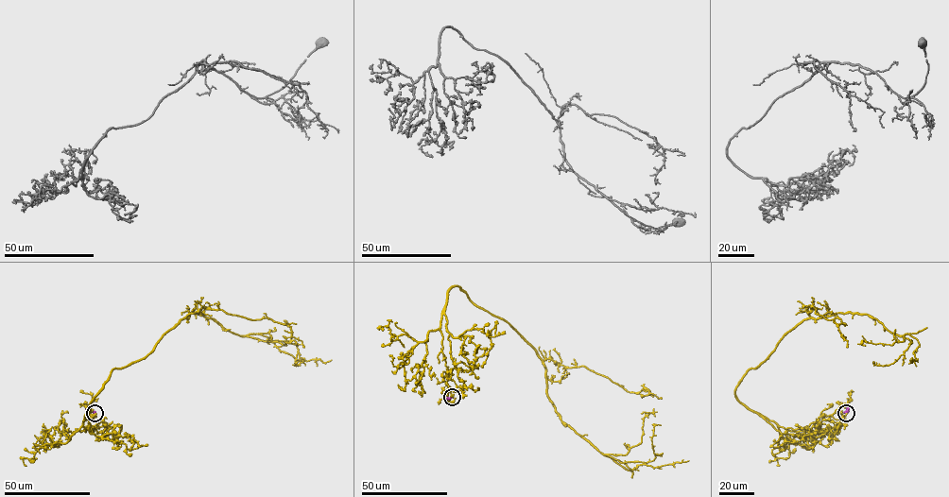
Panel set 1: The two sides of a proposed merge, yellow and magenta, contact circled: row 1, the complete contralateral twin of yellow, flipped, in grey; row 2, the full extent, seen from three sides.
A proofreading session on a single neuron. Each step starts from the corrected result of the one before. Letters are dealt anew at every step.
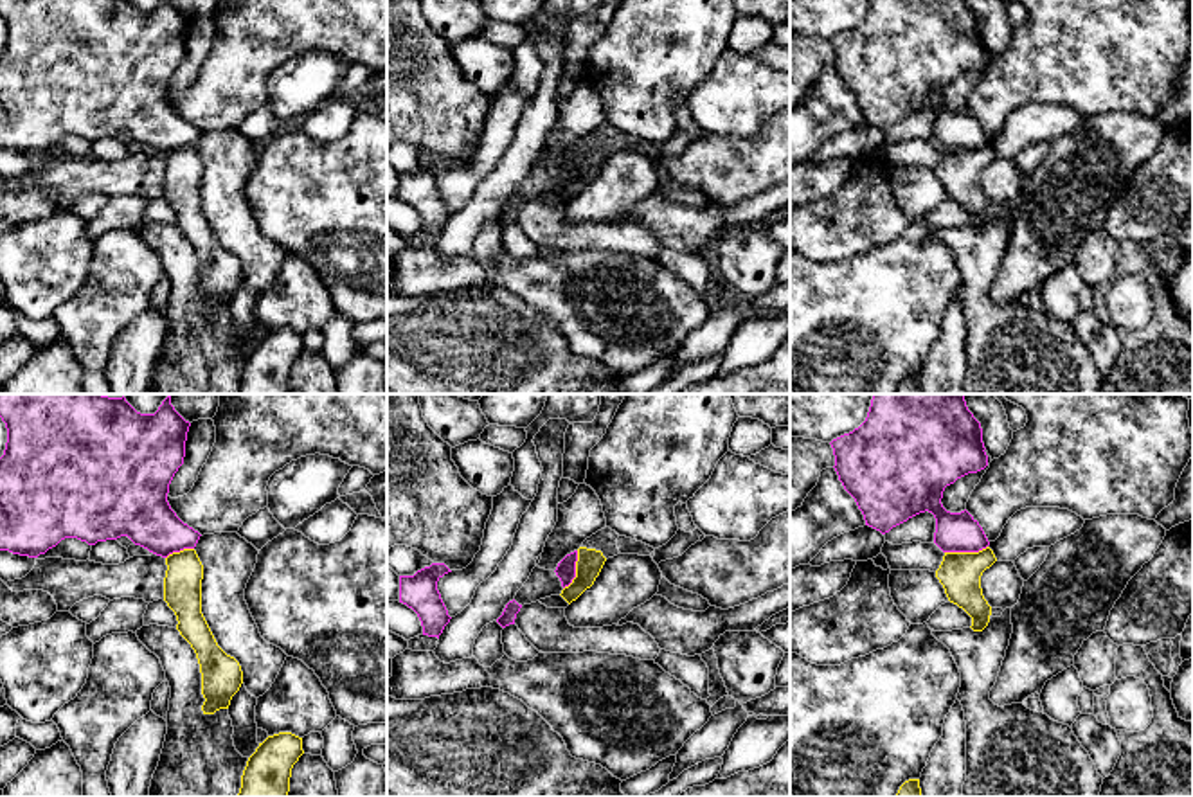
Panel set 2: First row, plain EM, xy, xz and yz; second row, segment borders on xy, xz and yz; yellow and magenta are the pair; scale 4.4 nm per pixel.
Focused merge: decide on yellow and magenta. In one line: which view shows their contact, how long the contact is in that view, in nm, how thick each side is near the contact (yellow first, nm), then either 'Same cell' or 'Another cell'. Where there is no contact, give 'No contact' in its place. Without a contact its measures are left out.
Touches yellow in yz. Shared border 190 nm. Thickness 190 nm (yellow) against 180 nm. Another cell

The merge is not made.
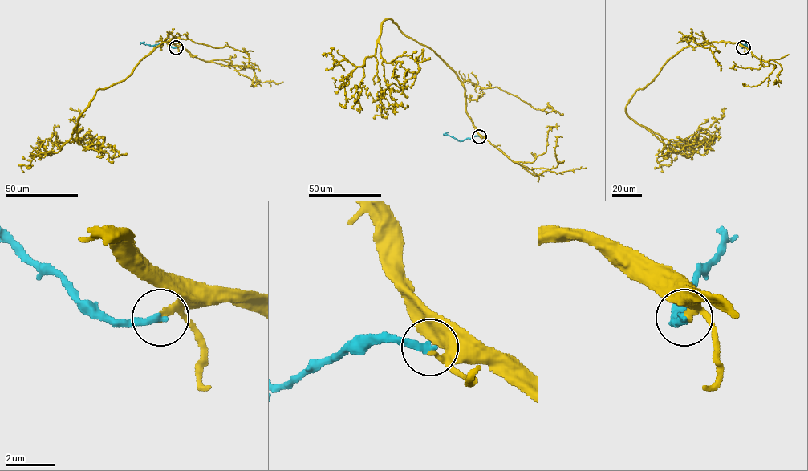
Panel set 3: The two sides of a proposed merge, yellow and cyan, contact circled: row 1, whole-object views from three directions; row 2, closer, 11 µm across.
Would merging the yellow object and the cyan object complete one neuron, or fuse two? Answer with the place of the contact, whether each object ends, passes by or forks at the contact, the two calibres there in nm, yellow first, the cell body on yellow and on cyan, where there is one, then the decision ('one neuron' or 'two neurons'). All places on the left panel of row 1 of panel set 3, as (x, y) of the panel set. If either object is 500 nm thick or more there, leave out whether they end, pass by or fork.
place (176, 47); yellow passes by; cyan ends; calibres 180 and 320 nm; soma yellow none; soma cyan none; one neuron

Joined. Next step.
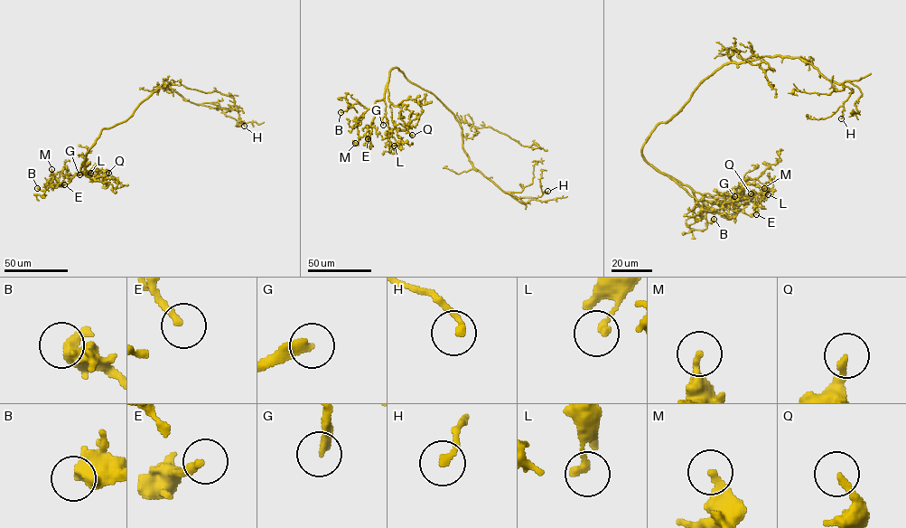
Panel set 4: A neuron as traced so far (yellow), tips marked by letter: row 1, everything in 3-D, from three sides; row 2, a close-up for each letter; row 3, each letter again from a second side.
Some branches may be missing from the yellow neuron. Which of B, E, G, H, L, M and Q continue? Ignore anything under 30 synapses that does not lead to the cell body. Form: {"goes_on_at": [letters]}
{"goes_on_at": ["G"]}

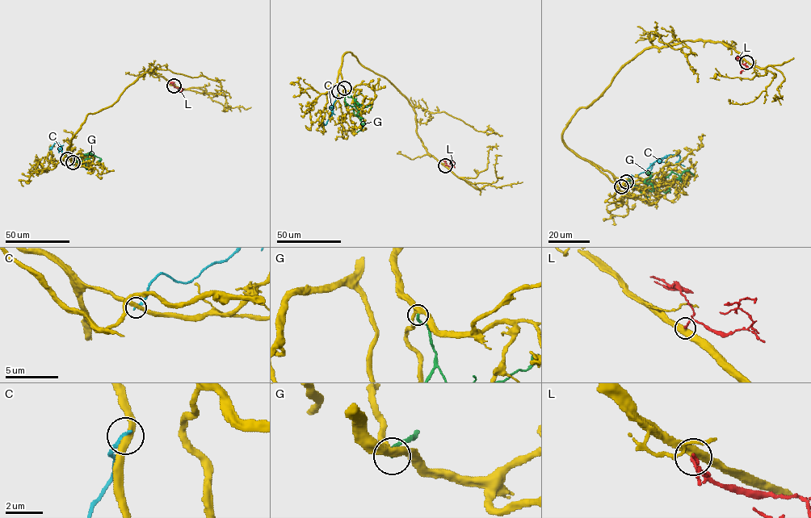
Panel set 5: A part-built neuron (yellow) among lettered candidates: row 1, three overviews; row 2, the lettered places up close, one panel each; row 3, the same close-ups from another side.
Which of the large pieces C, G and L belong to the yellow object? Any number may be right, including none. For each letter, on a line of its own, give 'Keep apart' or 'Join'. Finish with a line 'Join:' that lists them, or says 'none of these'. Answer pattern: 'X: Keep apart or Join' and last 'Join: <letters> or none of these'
C: Keep apart
G: Keep apart
L: Join
Join: L

